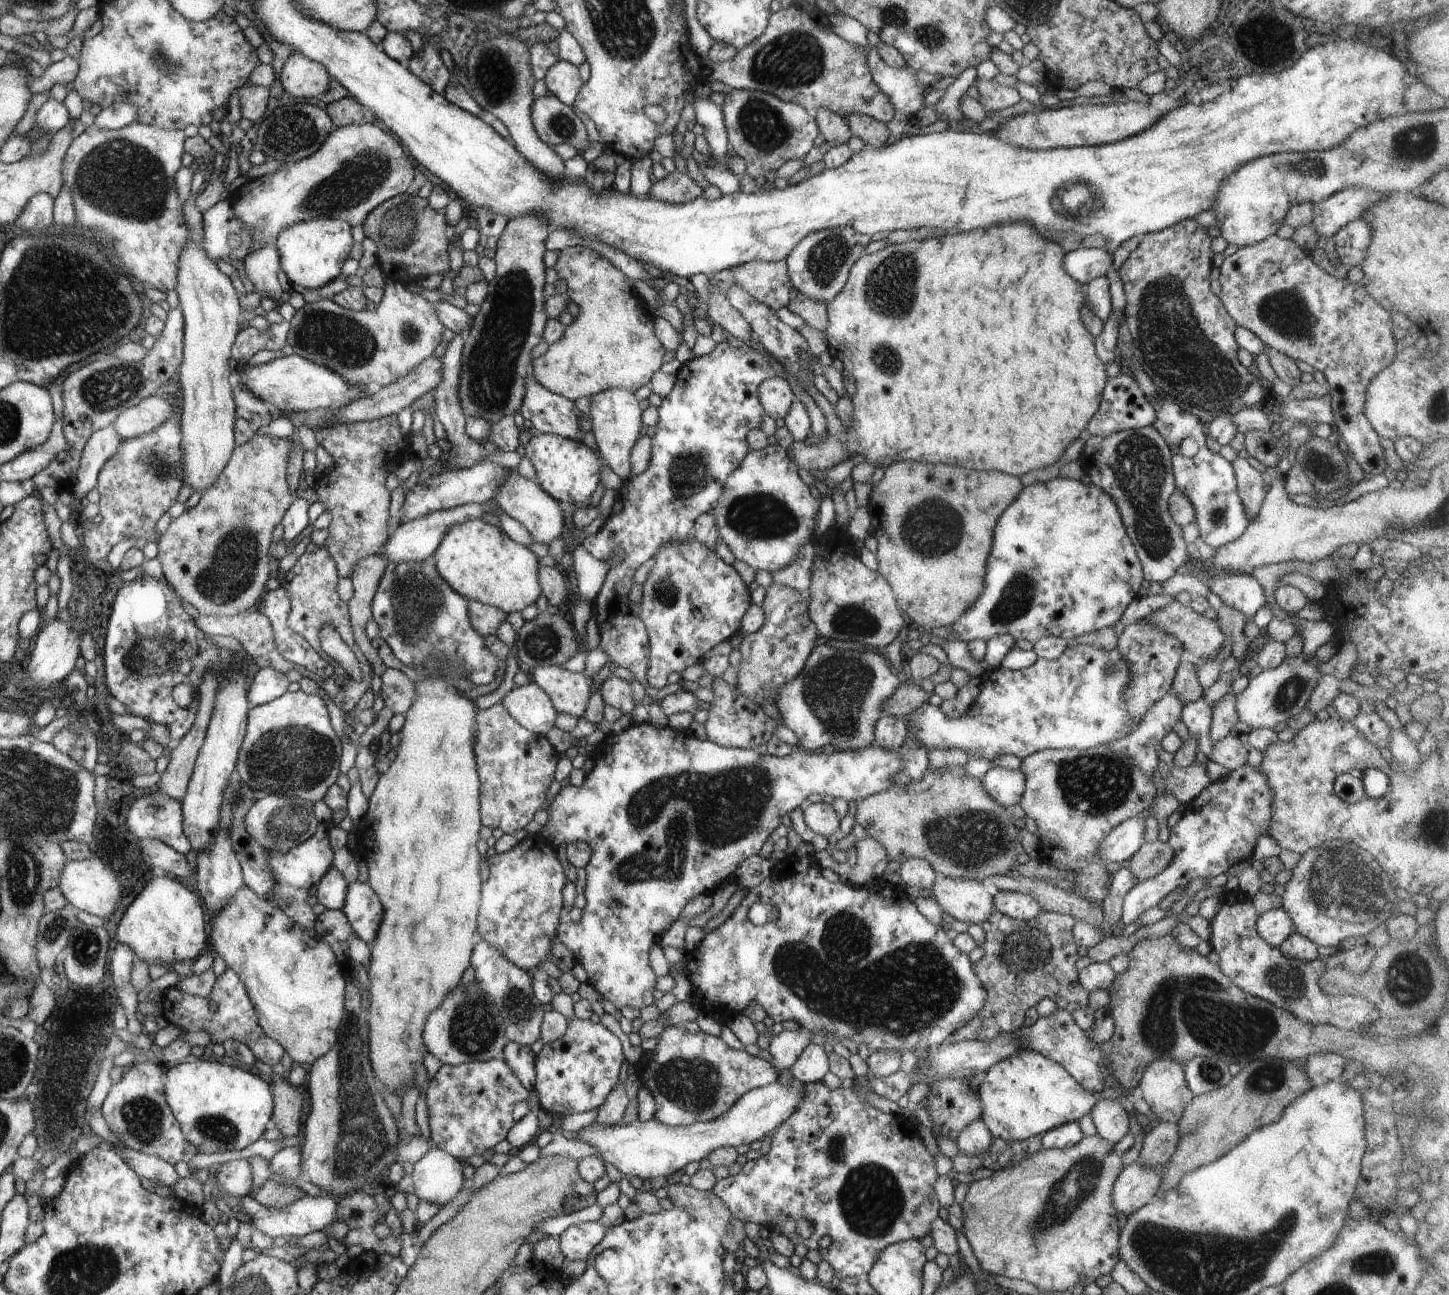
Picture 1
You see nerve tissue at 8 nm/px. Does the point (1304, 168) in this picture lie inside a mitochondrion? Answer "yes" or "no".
yes

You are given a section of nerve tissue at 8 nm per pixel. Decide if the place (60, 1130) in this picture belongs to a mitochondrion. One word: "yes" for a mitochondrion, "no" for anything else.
no

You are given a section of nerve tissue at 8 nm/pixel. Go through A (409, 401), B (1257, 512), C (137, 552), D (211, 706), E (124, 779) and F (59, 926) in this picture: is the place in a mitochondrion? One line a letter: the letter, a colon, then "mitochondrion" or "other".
A: other
B: other
C: other
D: other
E: other
F: mitochondrion

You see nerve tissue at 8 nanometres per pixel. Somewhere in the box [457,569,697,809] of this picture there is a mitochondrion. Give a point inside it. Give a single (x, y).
(543, 643)

